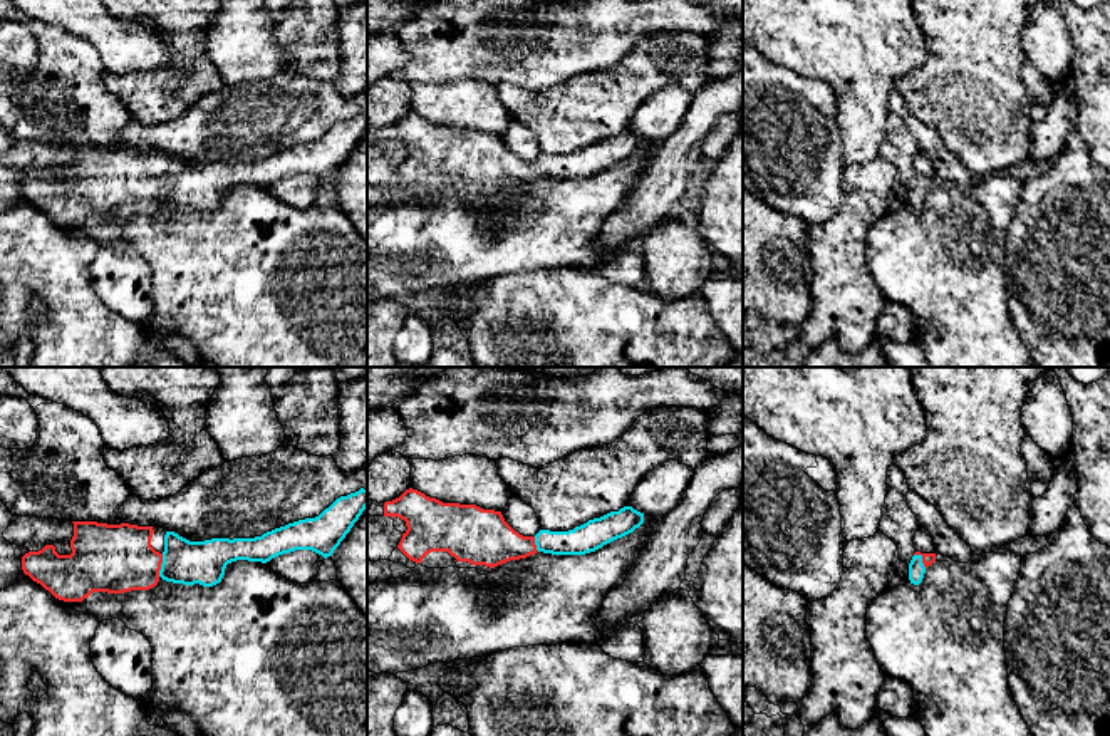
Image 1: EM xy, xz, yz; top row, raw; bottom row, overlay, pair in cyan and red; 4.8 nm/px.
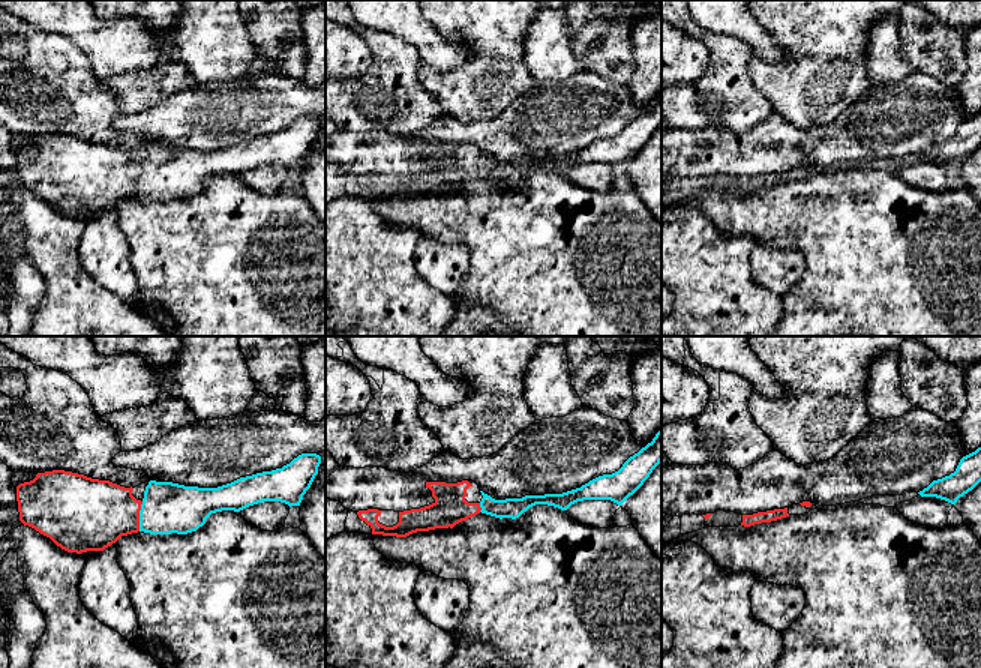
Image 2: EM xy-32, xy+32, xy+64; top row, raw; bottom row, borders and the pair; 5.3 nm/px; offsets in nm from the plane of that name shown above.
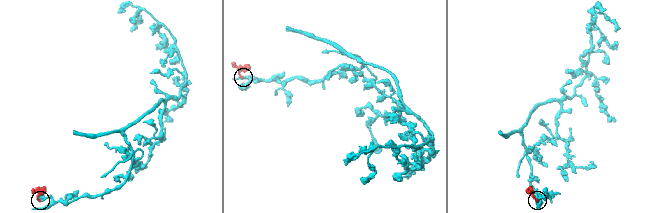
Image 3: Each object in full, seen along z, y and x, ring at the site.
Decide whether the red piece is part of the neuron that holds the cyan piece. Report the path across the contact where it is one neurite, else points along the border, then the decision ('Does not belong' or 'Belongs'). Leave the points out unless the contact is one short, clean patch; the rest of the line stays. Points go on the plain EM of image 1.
Path across: xy (185, 186), (161, 190), (134, 190), (114, 183). Belongs

